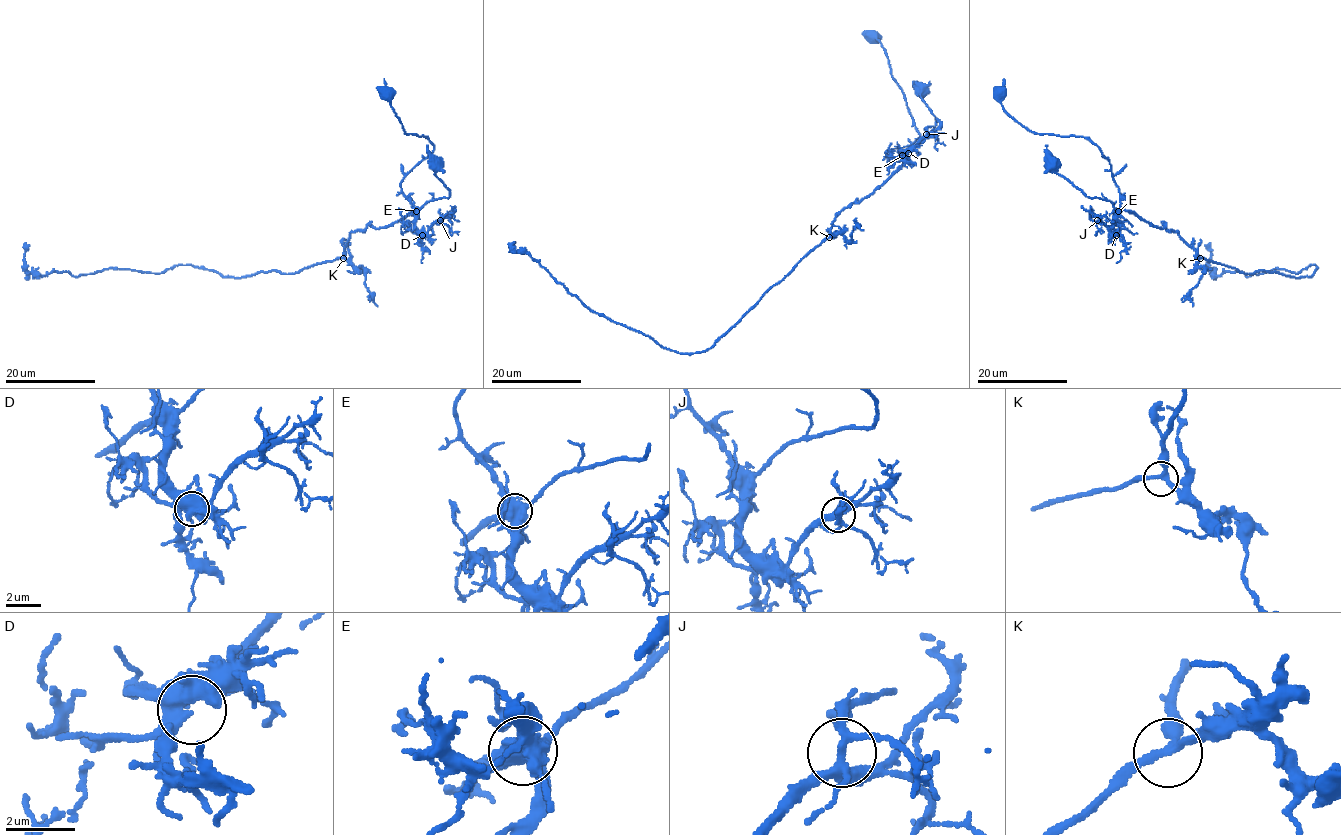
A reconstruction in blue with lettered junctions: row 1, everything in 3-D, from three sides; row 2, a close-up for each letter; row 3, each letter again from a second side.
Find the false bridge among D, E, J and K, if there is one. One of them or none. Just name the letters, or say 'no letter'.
E

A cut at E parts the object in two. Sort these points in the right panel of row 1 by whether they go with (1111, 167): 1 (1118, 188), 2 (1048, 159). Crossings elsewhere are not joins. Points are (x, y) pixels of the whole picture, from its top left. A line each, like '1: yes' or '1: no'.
1: yes
2: no

